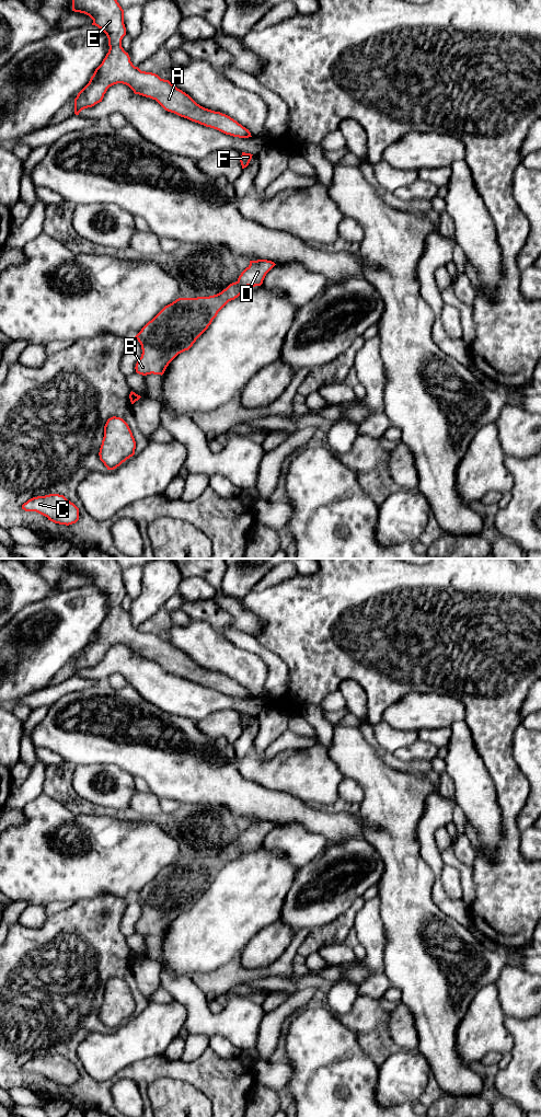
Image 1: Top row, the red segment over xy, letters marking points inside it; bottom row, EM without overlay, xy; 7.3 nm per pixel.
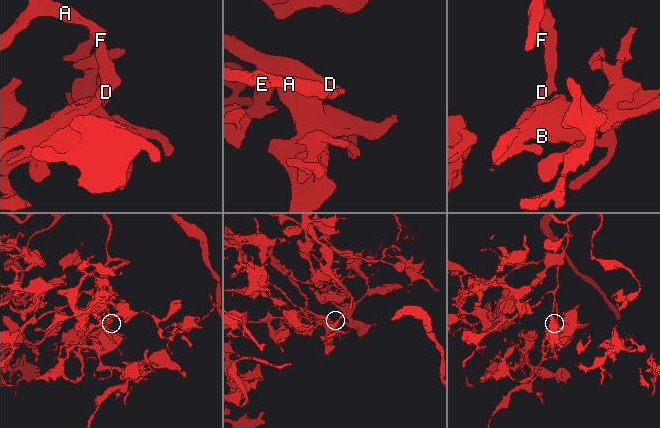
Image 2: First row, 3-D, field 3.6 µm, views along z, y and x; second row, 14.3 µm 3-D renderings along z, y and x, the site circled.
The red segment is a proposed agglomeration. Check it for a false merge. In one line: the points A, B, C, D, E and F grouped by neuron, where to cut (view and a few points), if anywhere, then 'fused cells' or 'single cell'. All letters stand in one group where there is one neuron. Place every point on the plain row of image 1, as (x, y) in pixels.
groups A B C D E F; cut none; single cell

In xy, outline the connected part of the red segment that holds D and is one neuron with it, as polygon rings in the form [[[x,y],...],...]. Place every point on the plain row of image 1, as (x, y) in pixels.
[[[267,820],[250,821],[238,841],[221,853],[209,857],[179,859],[165,866],[135,897],[142,910],[136,933],[162,936],[169,924],[193,907],[229,862],[242,855],[249,847],[261,847],[275,826]]]

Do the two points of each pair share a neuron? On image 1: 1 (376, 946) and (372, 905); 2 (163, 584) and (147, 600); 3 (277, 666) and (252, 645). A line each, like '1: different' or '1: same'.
1: same
2: same
3: same

